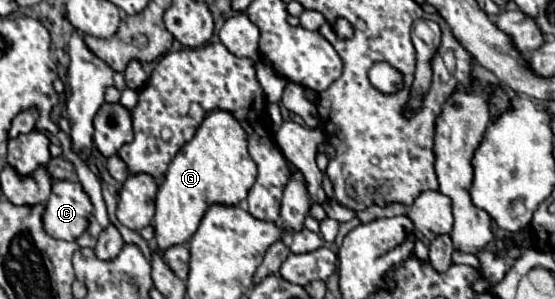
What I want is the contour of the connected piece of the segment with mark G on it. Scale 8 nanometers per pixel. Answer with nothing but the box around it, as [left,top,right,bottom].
[152,111,256,251]

